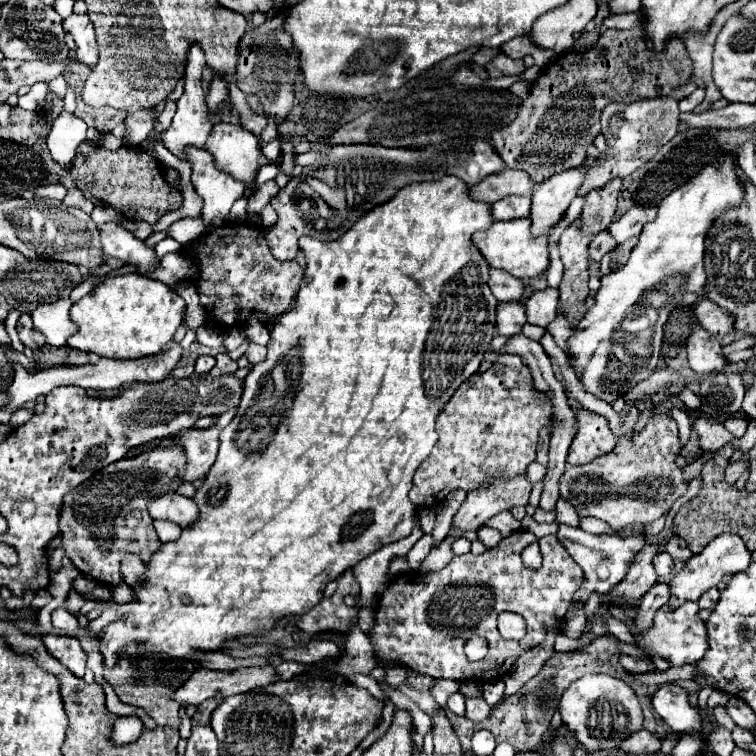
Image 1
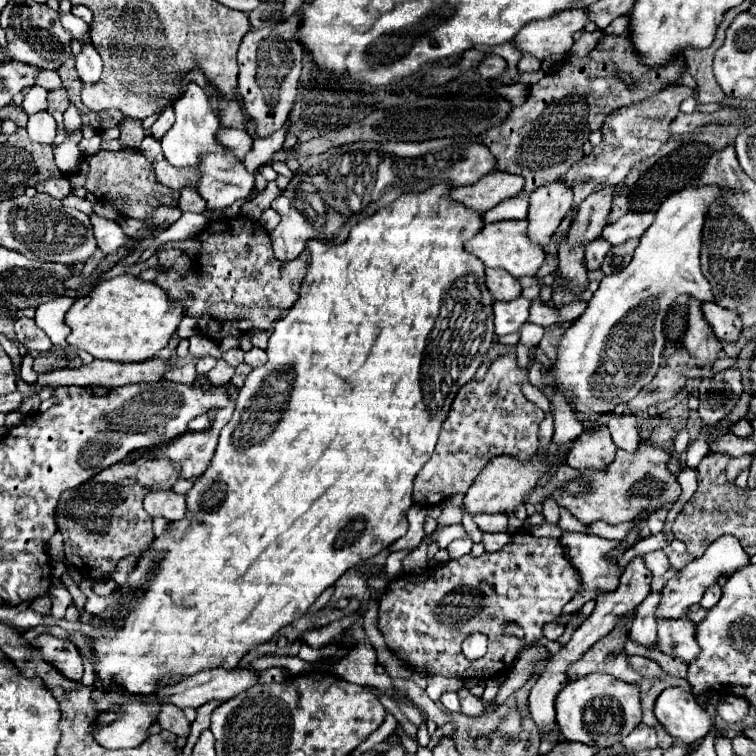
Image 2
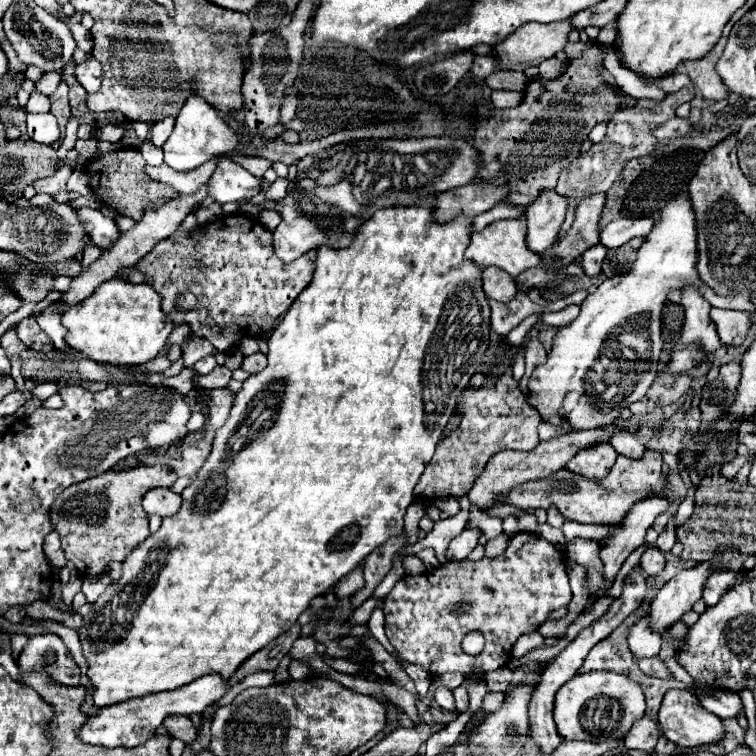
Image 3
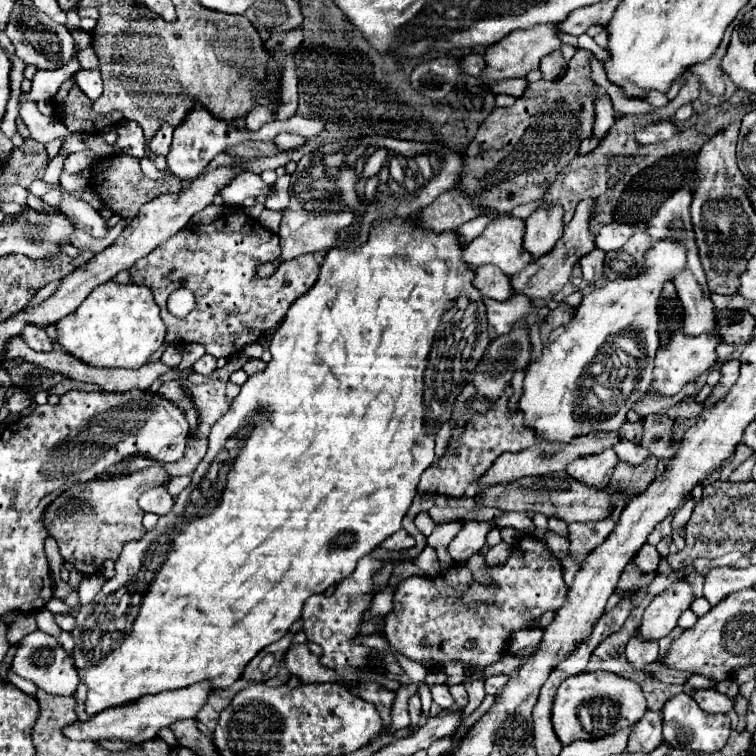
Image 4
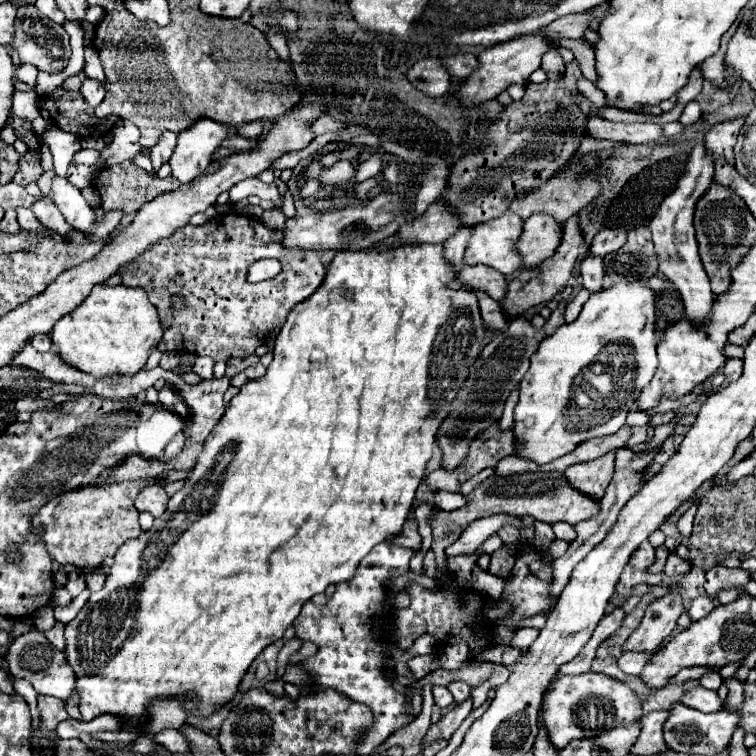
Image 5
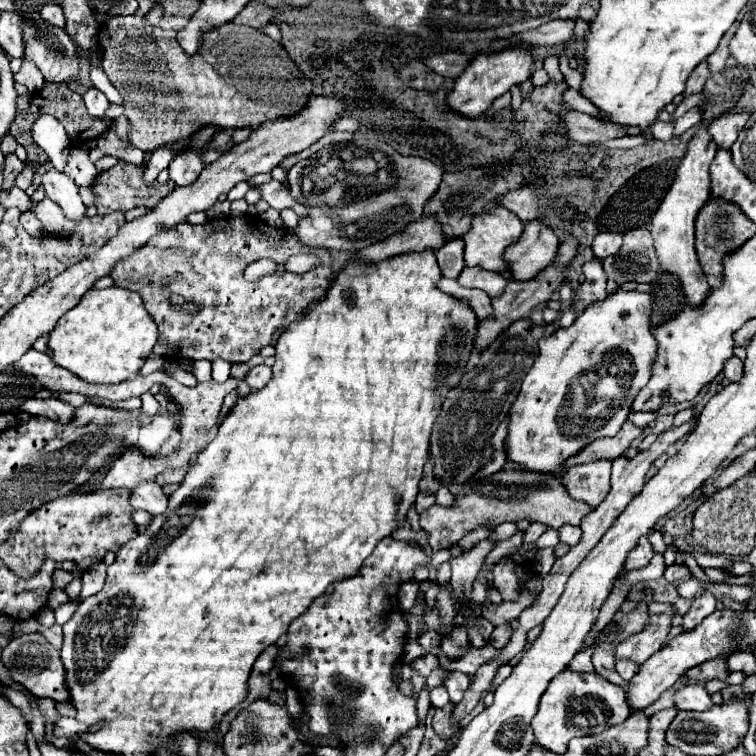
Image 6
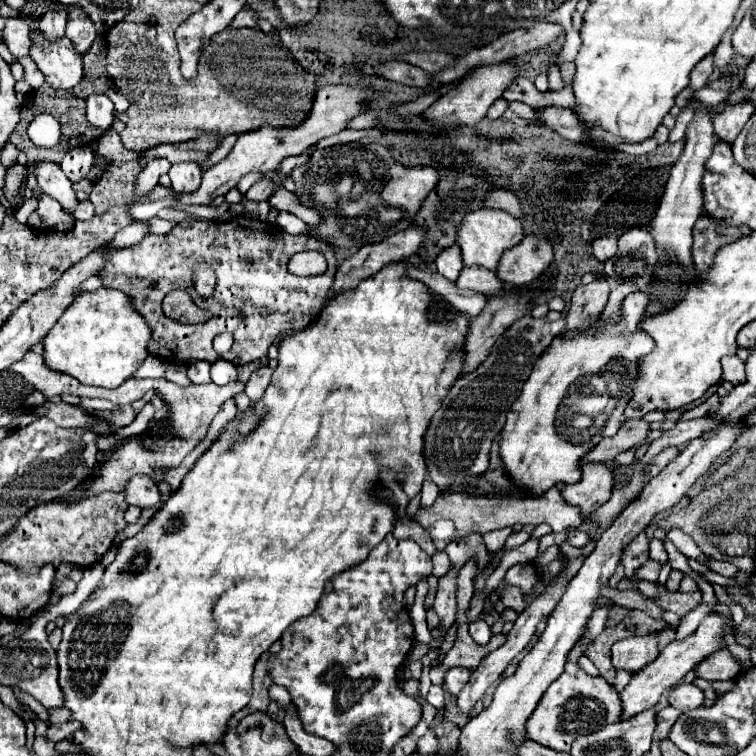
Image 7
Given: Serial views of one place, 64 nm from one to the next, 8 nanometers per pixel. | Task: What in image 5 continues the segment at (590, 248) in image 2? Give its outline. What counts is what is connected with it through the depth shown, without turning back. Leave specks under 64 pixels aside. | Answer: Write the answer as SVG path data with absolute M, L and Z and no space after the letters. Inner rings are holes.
M588 254L582 264L582 288L586 288L588 292L600 292L602 290L602 280L604 280L604 264L600 256L592 256Z

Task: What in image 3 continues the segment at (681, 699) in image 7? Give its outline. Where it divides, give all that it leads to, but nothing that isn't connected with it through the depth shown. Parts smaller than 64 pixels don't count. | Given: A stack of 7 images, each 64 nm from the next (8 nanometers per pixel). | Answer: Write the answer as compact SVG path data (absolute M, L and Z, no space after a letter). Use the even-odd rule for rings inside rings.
M712 692L712 694L700 694L698 700L700 700L700 704L702 704L708 712L720 716L722 720L734 718L734 716L742 710L742 700L740 700L740 696L738 696L736 692Z

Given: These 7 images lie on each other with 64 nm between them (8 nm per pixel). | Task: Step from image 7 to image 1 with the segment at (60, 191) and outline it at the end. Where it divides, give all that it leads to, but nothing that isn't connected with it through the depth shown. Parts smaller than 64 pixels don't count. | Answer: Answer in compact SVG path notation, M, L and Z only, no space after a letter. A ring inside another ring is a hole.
M102 224L100 236L104 244L104 254L122 258L128 264L136 264L140 274L146 274L158 266L156 254L152 248L148 248L142 240L138 240L134 234L124 230L118 224Z

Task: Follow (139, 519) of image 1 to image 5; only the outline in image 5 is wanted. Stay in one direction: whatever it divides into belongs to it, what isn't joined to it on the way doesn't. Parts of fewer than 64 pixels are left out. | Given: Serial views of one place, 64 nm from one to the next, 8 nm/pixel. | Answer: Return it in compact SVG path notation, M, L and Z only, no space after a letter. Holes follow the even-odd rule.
M134 480L134 482L118 482L118 484L106 484L106 486L86 486L78 490L64 492L56 498L52 498L36 516L32 518L32 530L40 532L40 540L46 544L48 554L58 564L74 564L78 570L94 570L98 568L104 558L114 556L116 550L130 538L138 538L142 534L142 528L138 524L138 510L134 508L134 498L142 490L142 486L150 486L156 480Z

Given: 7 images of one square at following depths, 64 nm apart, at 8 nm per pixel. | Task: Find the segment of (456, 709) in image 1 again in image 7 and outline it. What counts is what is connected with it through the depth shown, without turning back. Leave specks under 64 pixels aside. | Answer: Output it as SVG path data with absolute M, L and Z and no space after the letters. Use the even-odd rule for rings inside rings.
M430 686L430 690L428 690L428 696L426 696L426 700L434 706L434 708L444 708L444 690L442 690L442 686Z

